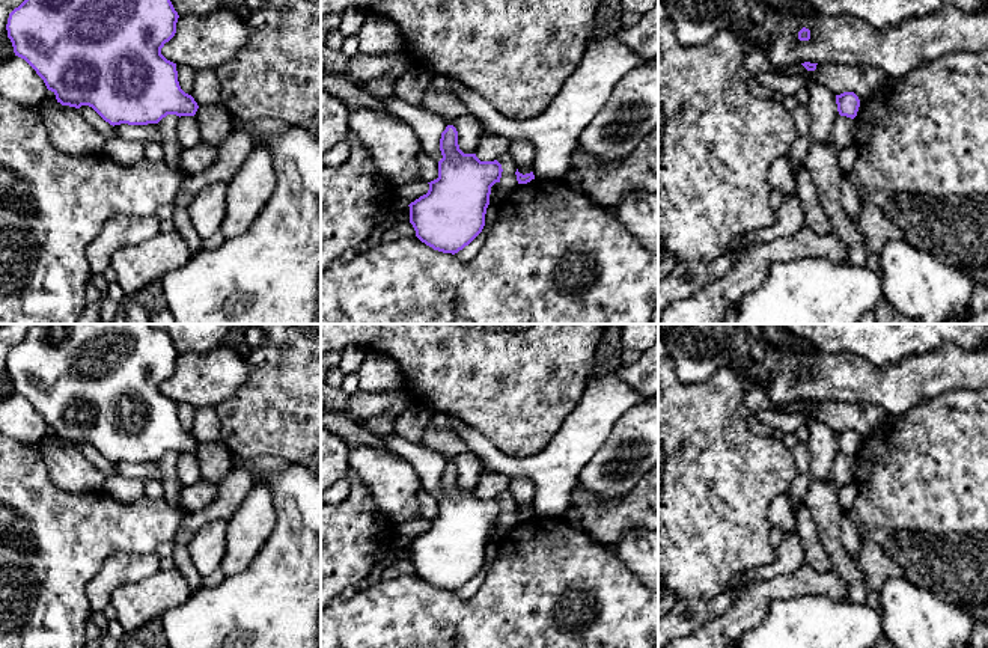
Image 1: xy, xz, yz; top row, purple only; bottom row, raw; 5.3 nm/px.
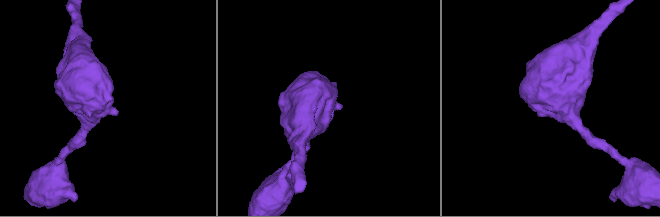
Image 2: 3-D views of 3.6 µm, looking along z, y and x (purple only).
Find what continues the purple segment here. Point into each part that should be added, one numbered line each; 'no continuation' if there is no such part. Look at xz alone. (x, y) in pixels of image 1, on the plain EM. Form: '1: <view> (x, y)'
no continuation

